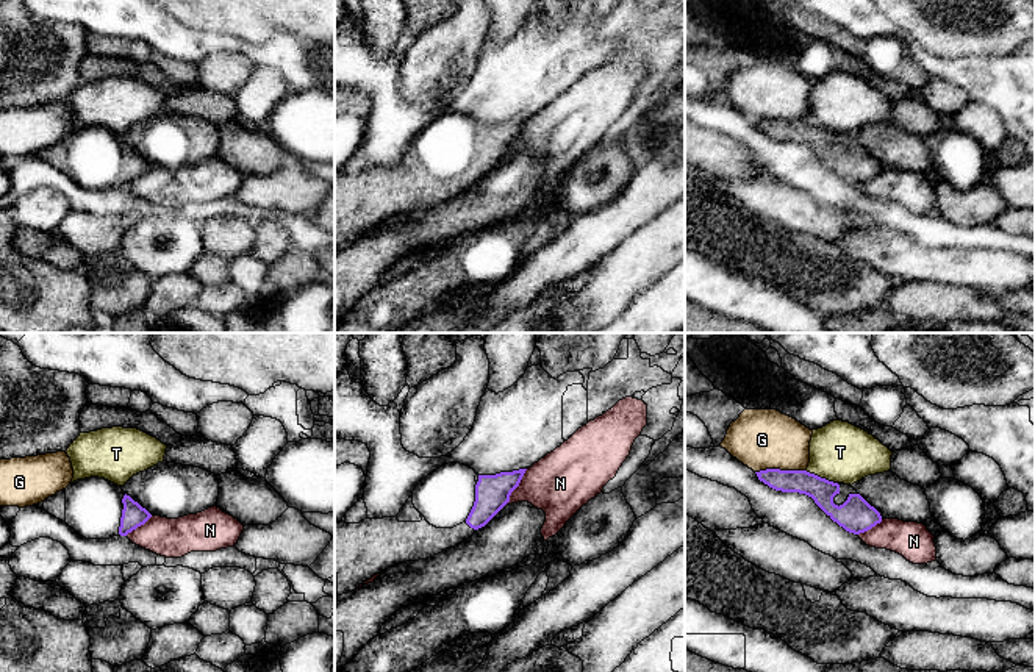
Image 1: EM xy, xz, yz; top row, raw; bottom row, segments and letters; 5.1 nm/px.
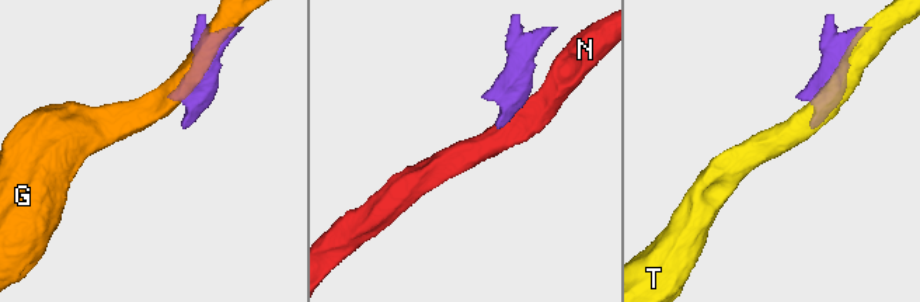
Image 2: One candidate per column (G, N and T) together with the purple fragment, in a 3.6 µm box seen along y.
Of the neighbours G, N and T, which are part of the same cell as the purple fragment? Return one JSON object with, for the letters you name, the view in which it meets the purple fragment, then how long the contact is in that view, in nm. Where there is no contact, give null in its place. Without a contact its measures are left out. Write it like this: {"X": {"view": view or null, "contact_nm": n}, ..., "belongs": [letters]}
{"belongs": []}

